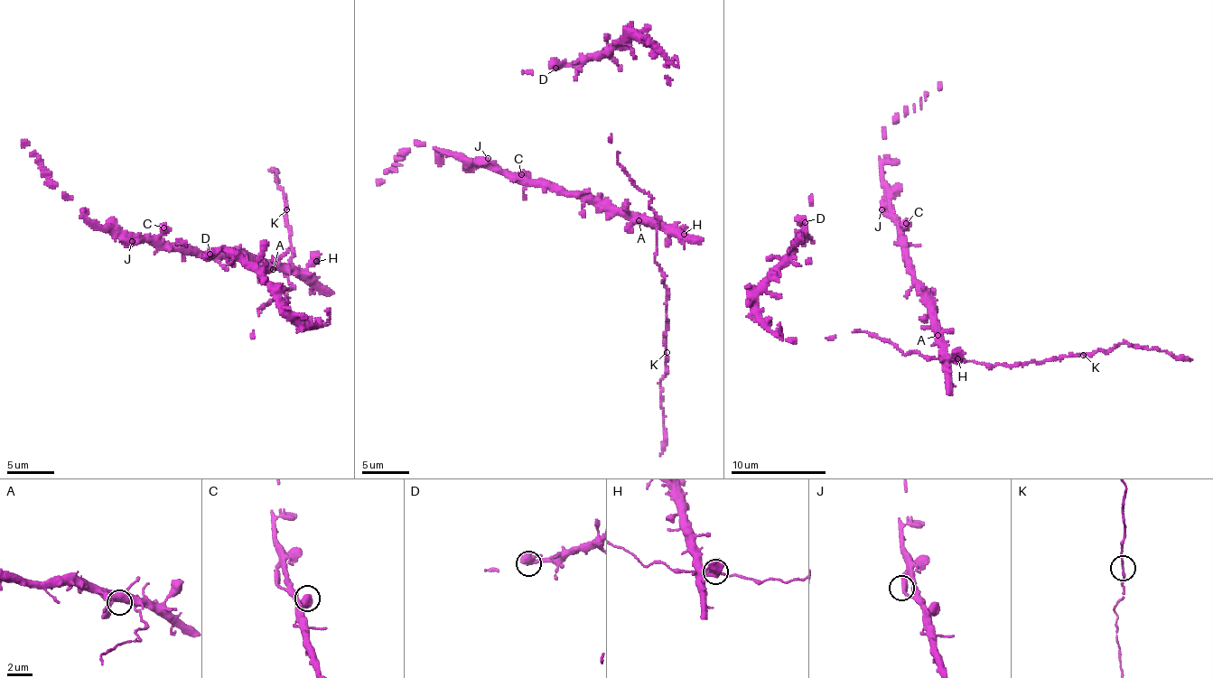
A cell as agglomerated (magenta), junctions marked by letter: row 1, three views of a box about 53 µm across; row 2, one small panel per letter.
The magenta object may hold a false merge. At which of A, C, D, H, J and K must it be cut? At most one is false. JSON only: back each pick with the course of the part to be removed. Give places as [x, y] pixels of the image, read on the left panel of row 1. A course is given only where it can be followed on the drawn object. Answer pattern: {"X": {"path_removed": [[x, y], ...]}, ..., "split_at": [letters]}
{"split_at": []}

